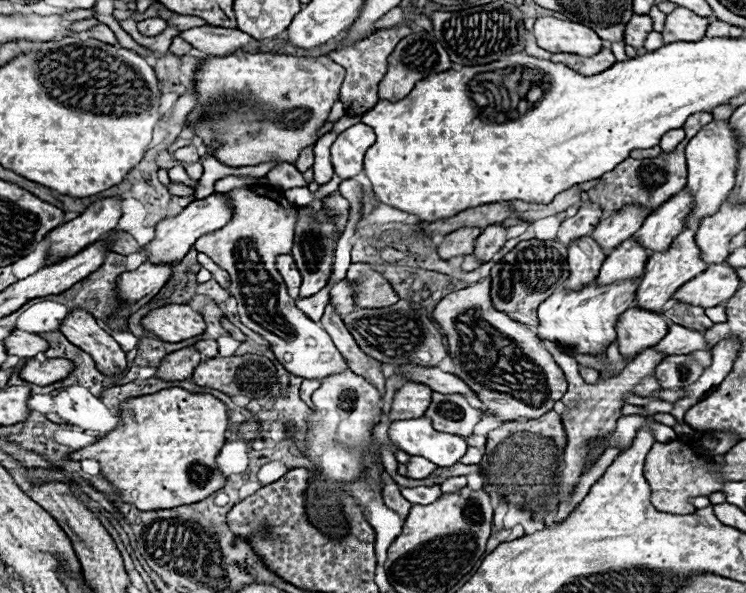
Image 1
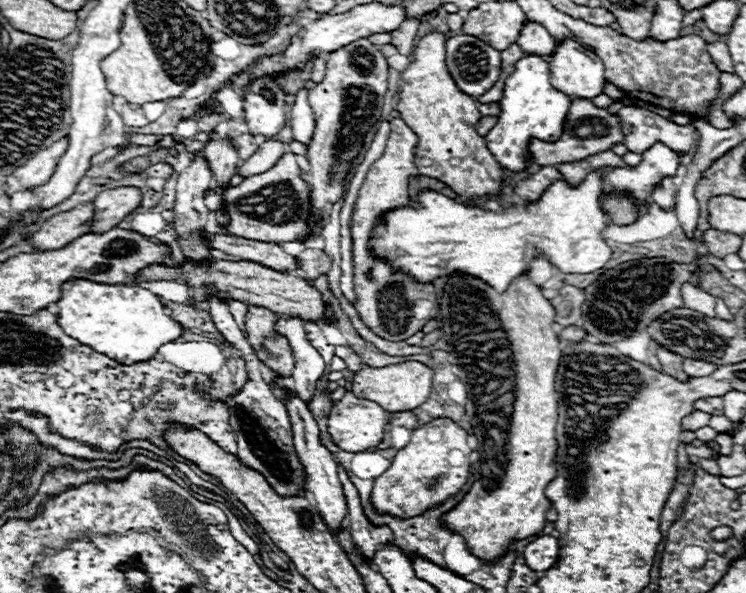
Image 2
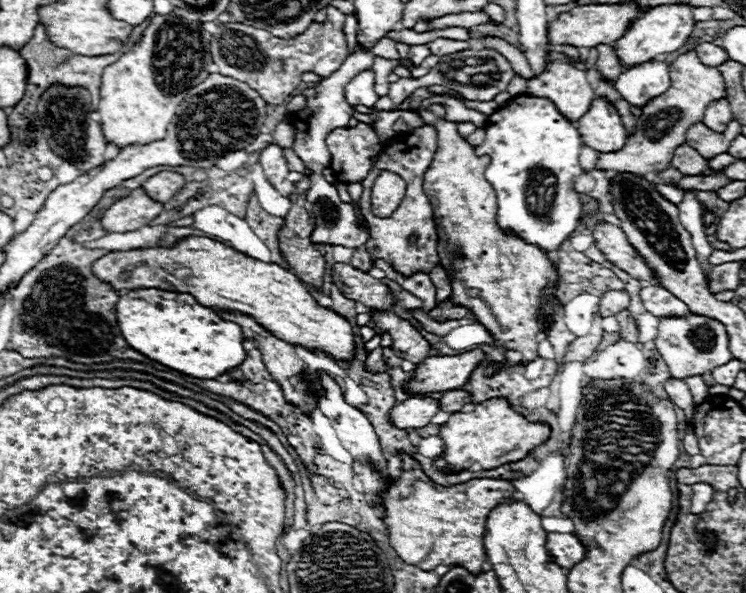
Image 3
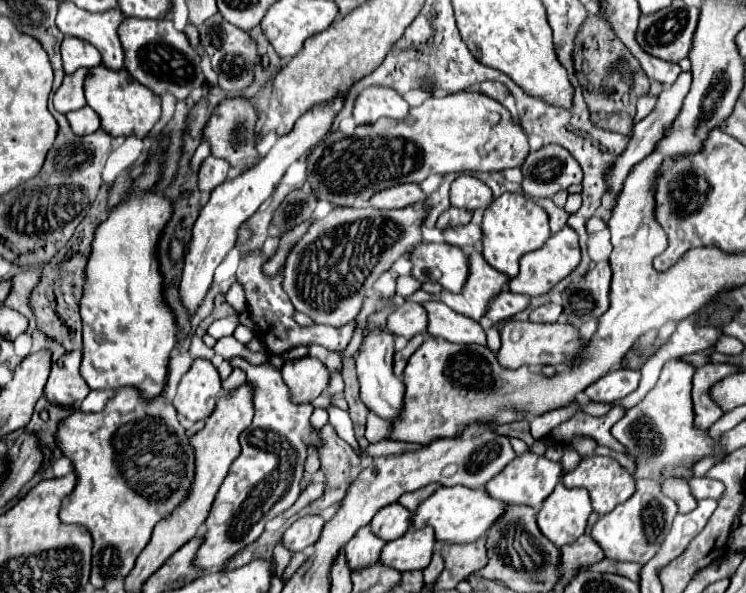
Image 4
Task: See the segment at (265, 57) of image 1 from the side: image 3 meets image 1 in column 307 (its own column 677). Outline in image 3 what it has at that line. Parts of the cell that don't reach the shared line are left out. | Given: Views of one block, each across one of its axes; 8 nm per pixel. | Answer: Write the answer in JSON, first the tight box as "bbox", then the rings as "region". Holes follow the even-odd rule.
{"bbox":[598,52,726,174],"region":[[[686,52],[678,56],[670,66],[668,74],[672,80],[670,90],[666,90],[660,98],[654,98],[646,108],[642,108],[642,116],[636,118],[638,130],[634,136],[628,136],[626,146],[620,152],[610,154],[598,154],[598,166],[602,170],[622,170],[622,172],[634,172],[634,174],[660,174],[662,170],[670,168],[672,154],[678,146],[686,142],[686,130],[692,124],[698,124],[704,120],[704,110],[710,102],[718,102],[726,98],[726,86],[722,74],[712,68],[704,66],[696,52]]]}

